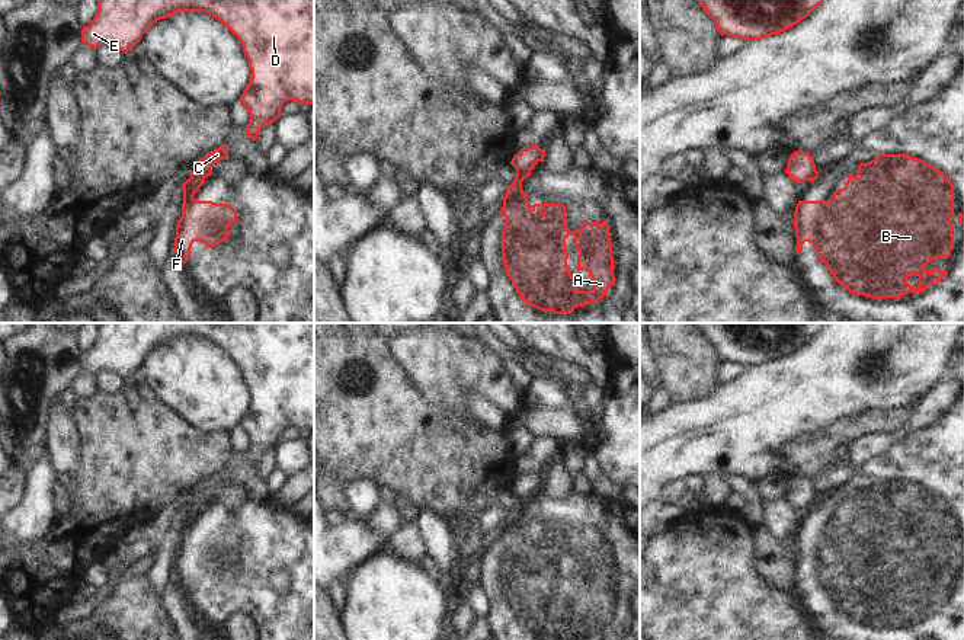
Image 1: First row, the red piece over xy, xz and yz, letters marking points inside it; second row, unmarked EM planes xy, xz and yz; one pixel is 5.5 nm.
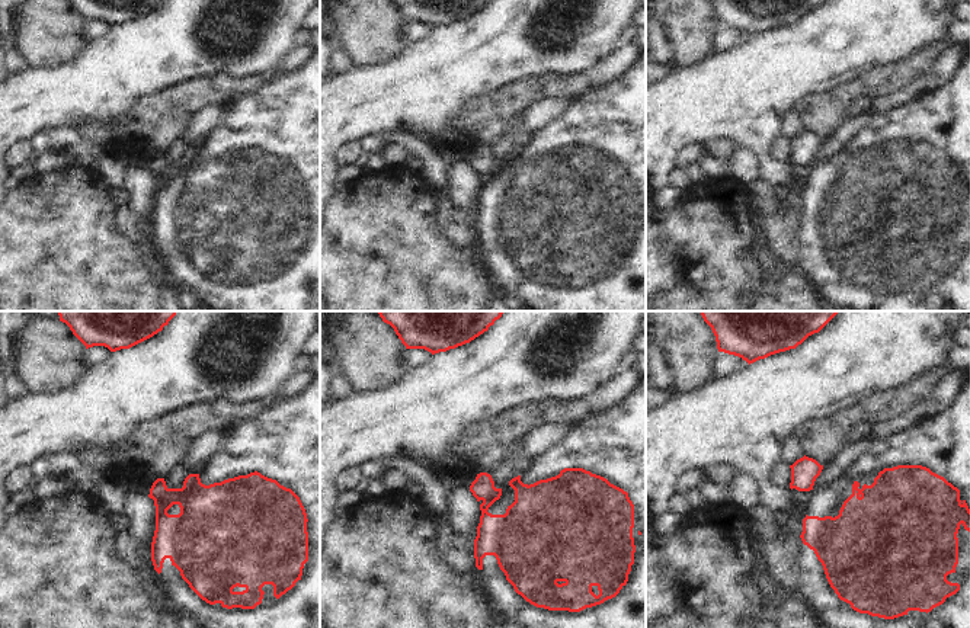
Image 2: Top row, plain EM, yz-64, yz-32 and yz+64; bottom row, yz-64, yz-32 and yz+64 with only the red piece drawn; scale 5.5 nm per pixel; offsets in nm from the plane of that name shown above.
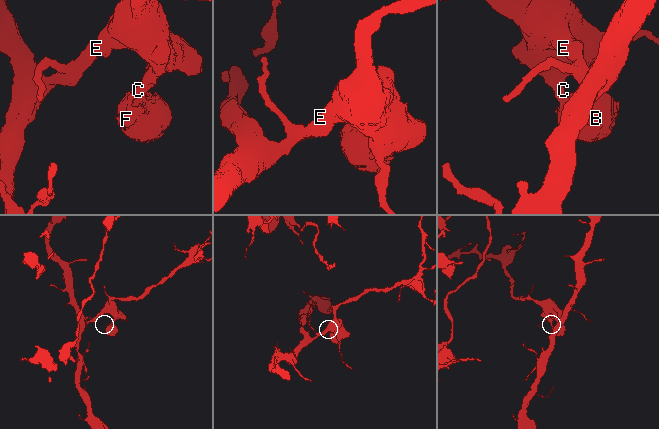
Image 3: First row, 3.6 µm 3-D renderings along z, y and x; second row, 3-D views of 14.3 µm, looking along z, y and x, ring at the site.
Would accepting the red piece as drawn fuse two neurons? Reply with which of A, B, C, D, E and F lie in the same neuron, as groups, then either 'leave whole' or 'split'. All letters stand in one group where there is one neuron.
groups A B F / C D E; split

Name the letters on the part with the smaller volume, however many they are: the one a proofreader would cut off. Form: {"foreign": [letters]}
{"foreign": ["A", "B", "F"]}

